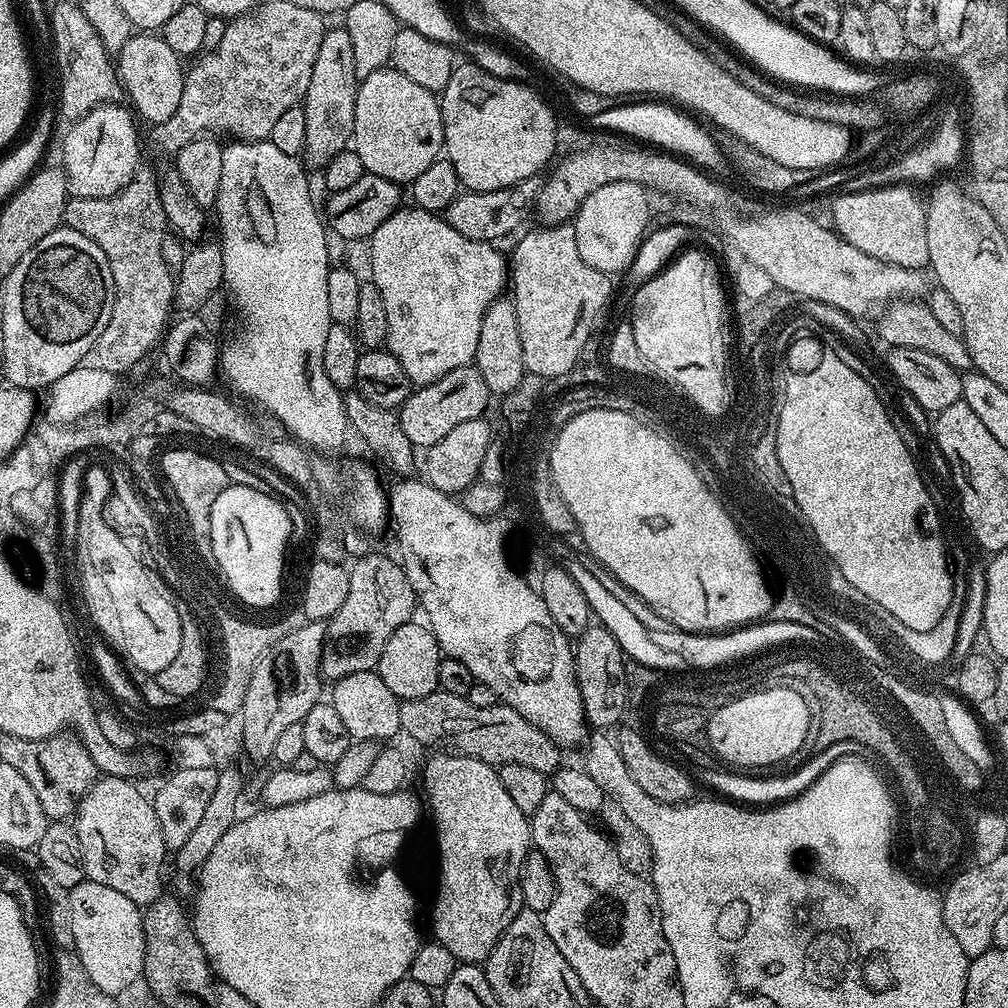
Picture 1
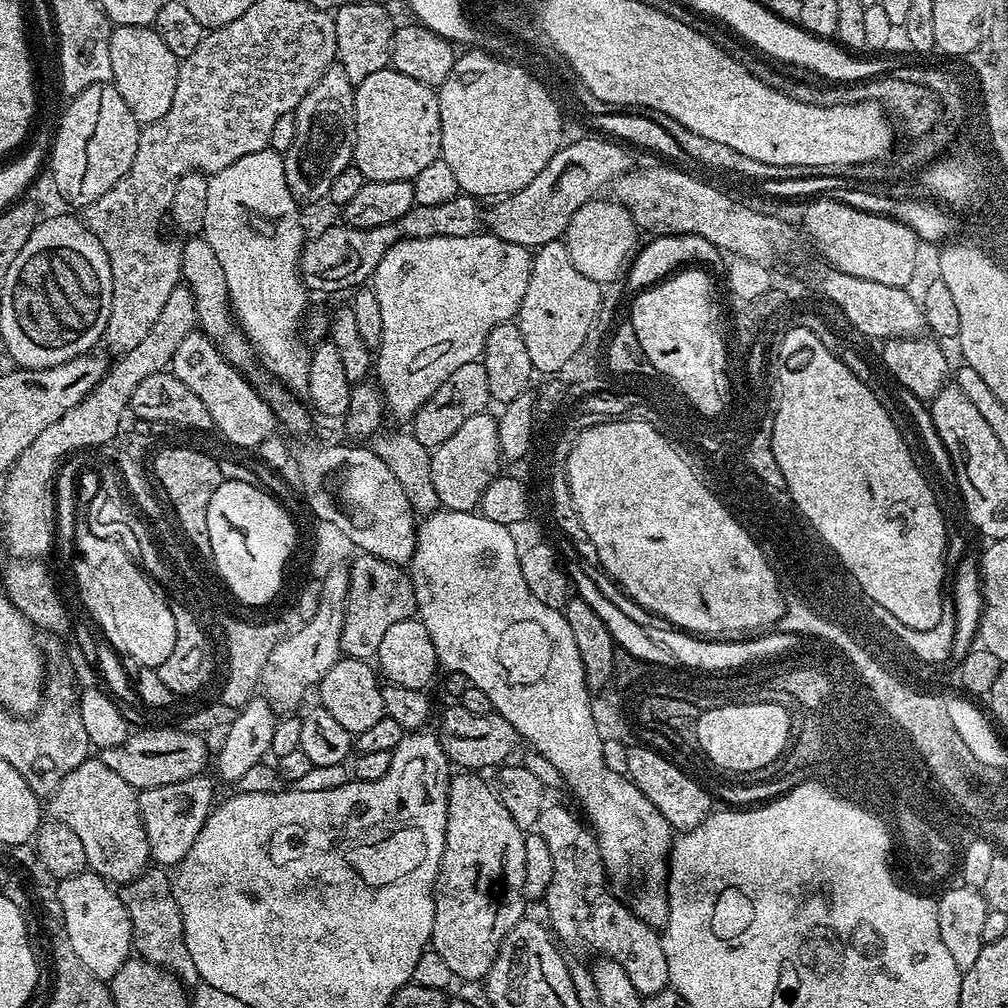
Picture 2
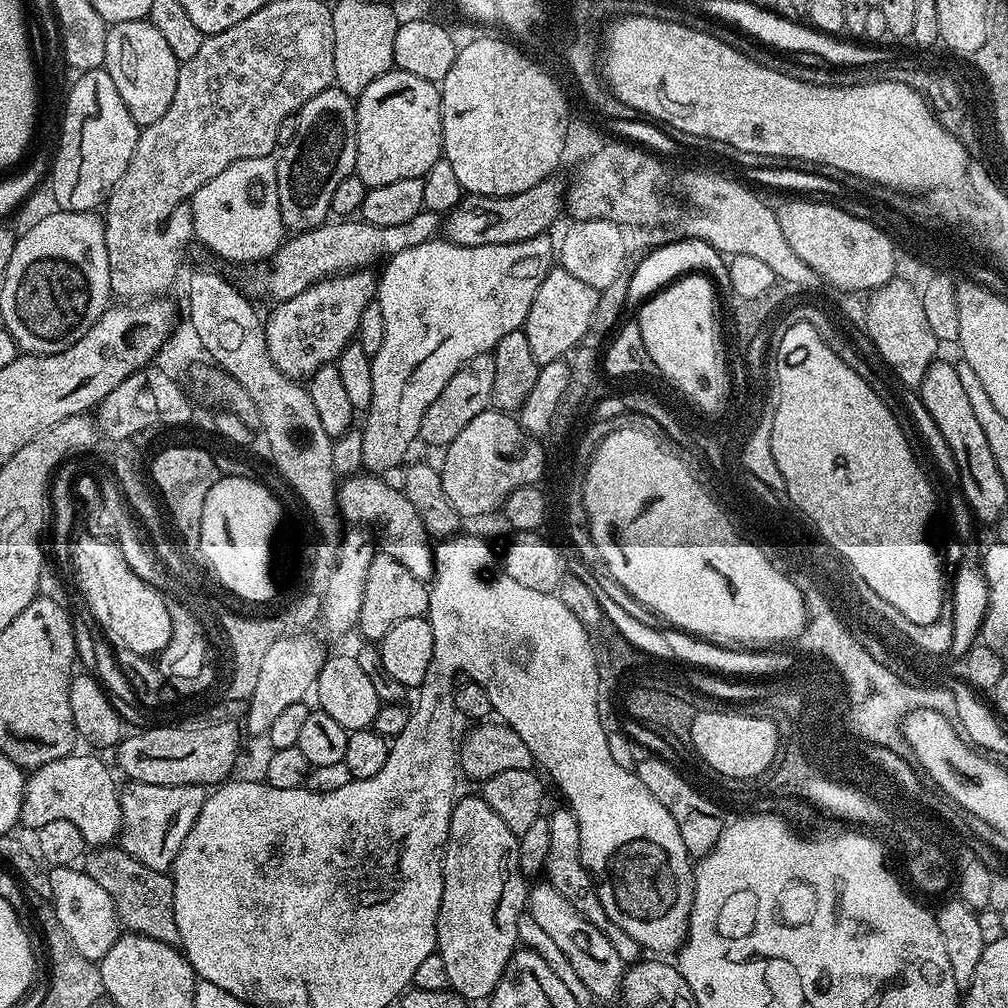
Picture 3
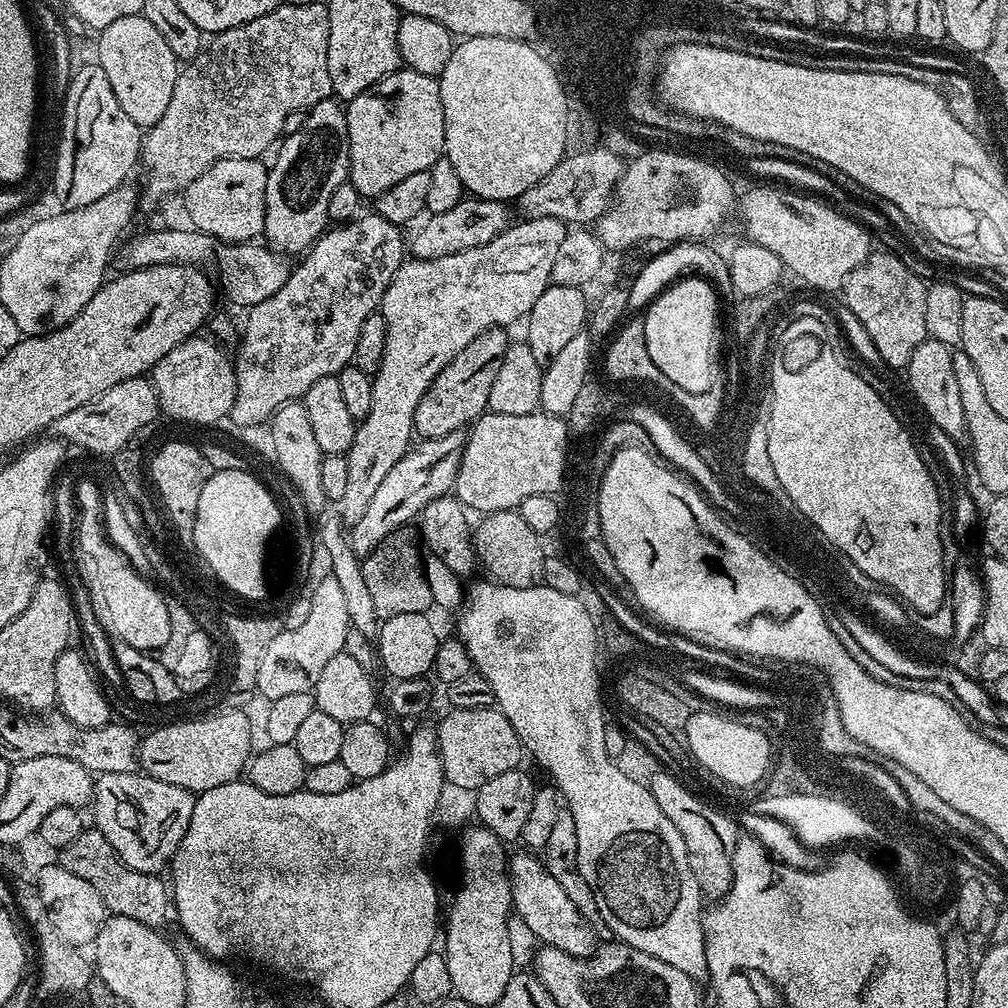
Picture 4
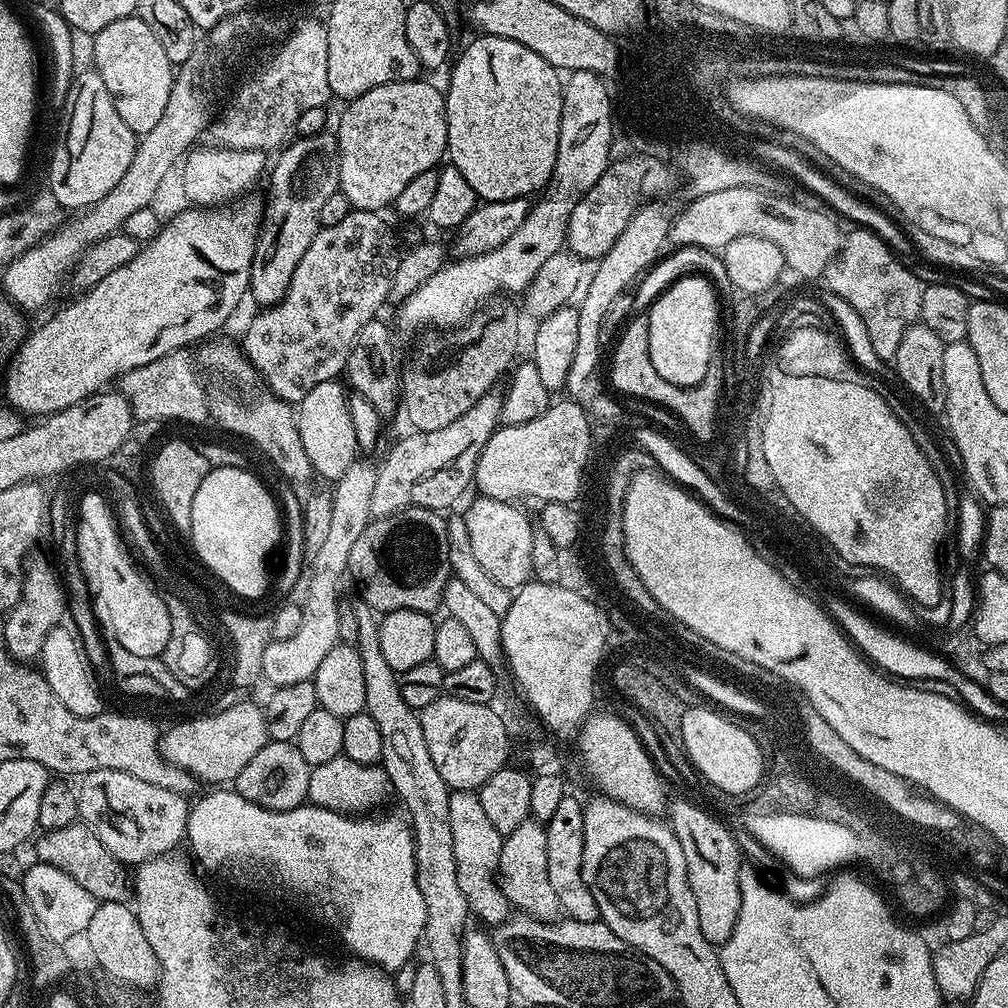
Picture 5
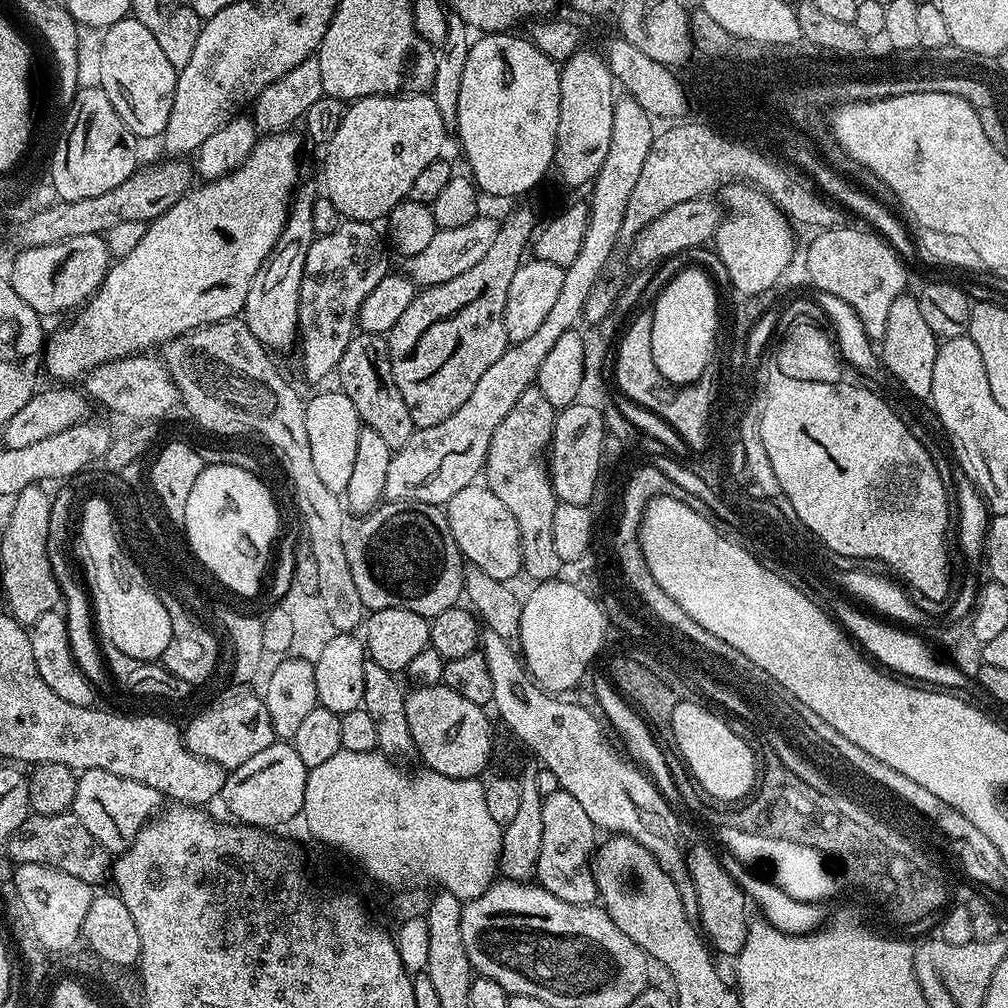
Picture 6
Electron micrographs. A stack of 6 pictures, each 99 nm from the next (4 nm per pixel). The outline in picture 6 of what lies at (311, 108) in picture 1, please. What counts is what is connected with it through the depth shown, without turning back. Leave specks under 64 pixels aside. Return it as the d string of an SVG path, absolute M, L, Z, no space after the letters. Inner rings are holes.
M307 182L301 183L294 193L288 221L284 232L278 238L274 250L262 262L254 282L250 282L250 294L246 294L242 319L244 324L258 338L258 342L269 350L293 347L297 339L299 322L299 298L302 290L303 270L312 241L317 238L314 230L312 204L318 195L318 188Z

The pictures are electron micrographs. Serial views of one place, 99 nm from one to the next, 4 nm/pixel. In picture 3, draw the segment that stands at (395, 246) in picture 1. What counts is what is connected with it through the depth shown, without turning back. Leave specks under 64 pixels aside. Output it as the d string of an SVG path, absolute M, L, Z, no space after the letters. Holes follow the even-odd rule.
M543 235L509 244L467 248L437 238L387 257L384 273L378 276L374 300L382 306L382 322L388 332L382 338L382 350L372 357L374 398L366 410L368 417L362 423L363 467L369 473L387 474L391 468L399 469L412 443L417 443L422 414L426 414L430 402L446 390L446 382L450 382L470 358L478 358L483 352L491 353L506 334L523 329L538 286L542 286L546 274L554 267L554 244L548 239Z

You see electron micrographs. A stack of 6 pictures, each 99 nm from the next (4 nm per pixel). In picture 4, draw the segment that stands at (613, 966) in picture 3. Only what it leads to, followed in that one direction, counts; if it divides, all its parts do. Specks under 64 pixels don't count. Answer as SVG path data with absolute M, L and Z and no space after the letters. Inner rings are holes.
M519 850L512 852L508 861L508 881L510 882L510 894L515 915L530 926L530 930L536 935L541 945L558 950L566 950L566 954L575 956L590 956L598 947L596 932L592 929L592 920L583 916L566 898L566 890L558 886L554 874L546 870L543 859L535 851Z

